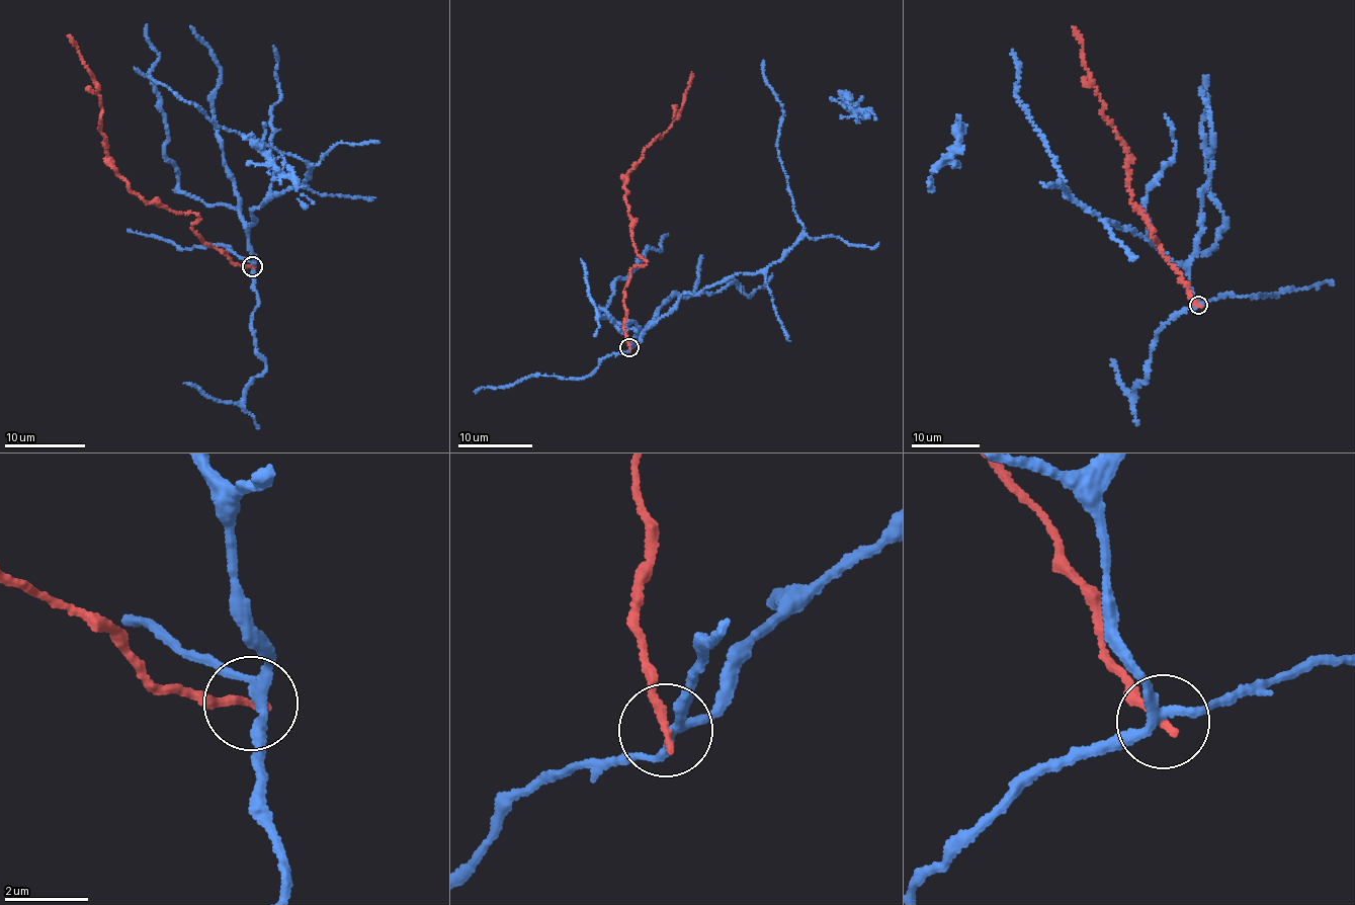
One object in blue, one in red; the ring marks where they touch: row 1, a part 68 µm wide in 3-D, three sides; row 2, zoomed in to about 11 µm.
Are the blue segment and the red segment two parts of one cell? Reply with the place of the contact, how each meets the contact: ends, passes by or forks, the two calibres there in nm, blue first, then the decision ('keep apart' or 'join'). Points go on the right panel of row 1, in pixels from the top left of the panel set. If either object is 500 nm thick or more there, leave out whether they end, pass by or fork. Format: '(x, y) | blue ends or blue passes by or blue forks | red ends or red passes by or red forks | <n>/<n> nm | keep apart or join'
(1198, 305) | blue forks | red ends | 200/220 nm | keep apart

